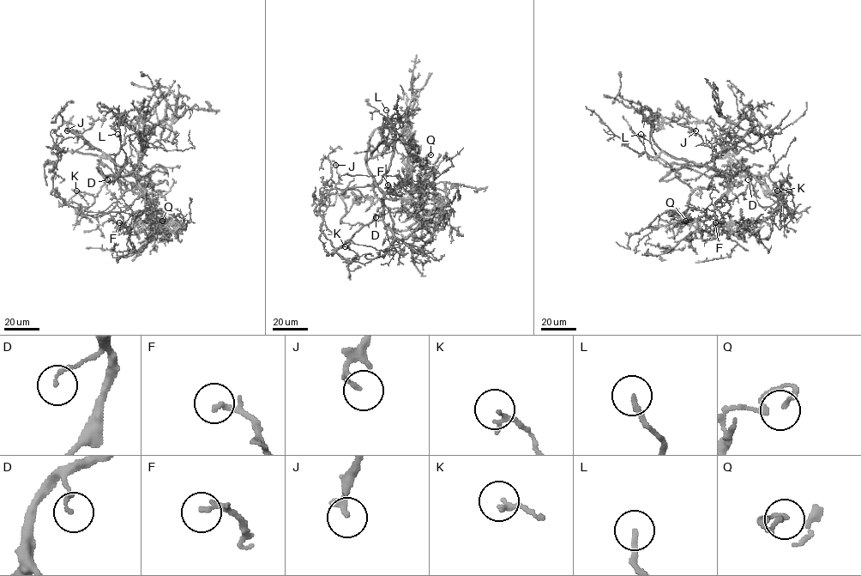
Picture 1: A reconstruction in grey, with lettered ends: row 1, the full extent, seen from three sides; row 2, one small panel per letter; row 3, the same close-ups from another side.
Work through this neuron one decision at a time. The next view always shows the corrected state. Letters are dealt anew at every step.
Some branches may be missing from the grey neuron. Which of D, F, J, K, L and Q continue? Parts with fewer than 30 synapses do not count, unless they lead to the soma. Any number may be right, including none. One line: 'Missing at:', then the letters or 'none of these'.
Missing at: L

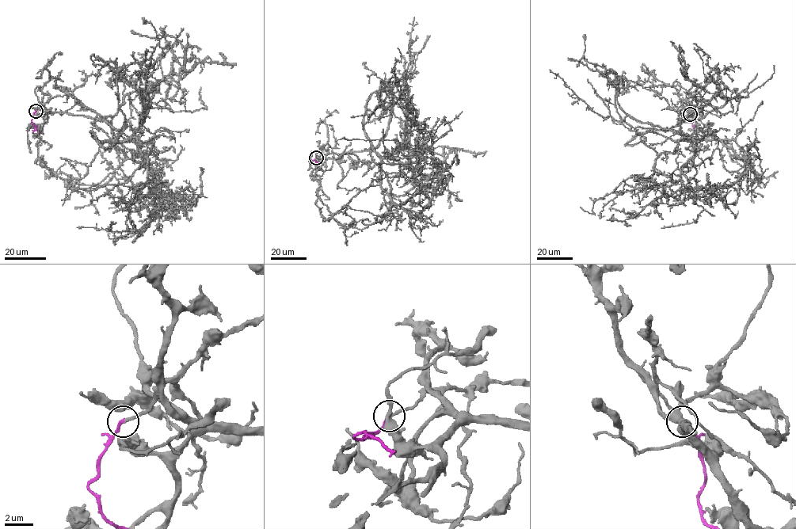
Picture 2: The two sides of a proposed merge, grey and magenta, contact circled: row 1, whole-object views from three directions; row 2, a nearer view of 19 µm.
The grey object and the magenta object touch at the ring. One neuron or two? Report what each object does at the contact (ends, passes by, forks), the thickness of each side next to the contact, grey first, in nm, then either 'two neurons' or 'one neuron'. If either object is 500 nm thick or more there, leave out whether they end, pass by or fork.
grey passes by; magenta ends there; 140 nm thick on the grey side, 240 nm on the other; one neuron

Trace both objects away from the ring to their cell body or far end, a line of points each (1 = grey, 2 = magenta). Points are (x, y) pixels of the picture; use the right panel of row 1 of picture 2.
1: (690, 113), (686, 99), (696, 150), (680, 177), (663, 185), (633, 176), (597, 199), (593, 214), (580, 207)
2: (690, 113), (696, 131)

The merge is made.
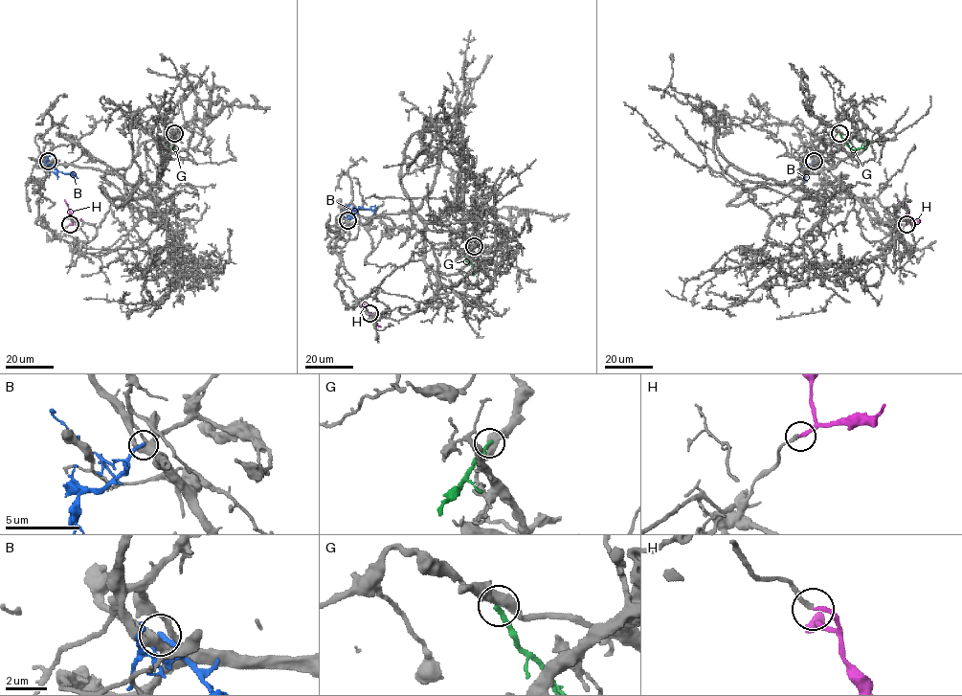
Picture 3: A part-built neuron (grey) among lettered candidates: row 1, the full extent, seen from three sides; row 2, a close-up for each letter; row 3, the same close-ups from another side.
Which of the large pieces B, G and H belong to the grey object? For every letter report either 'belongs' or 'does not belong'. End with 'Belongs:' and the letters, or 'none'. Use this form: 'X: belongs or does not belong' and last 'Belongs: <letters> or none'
B: does not belong
G: does not belong
H: belongs
Belongs: H

